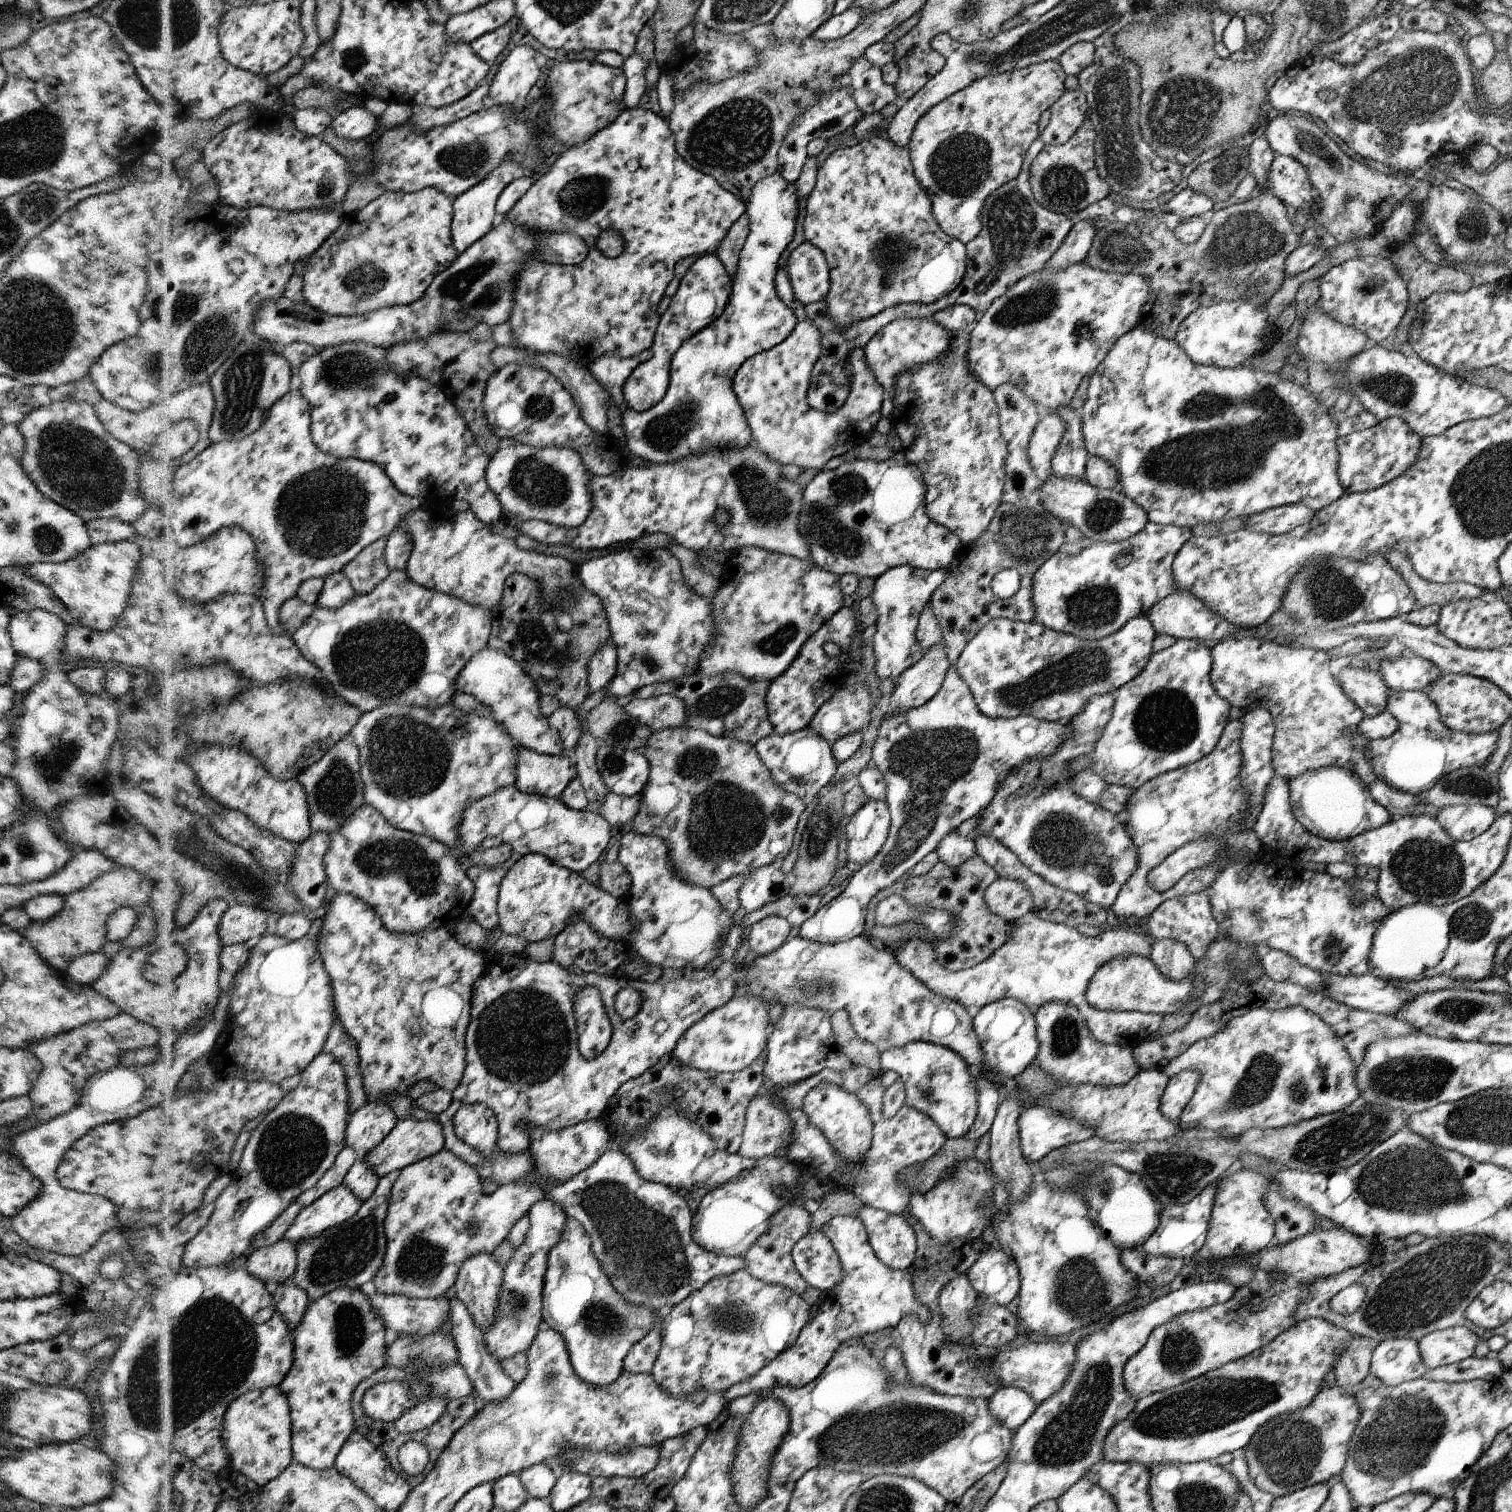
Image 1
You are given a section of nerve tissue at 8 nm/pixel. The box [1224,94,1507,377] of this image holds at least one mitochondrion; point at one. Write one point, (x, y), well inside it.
(1473, 224)

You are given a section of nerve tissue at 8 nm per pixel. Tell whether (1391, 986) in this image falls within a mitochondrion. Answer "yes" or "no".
no

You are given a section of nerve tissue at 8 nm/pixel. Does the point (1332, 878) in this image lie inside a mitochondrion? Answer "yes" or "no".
no

